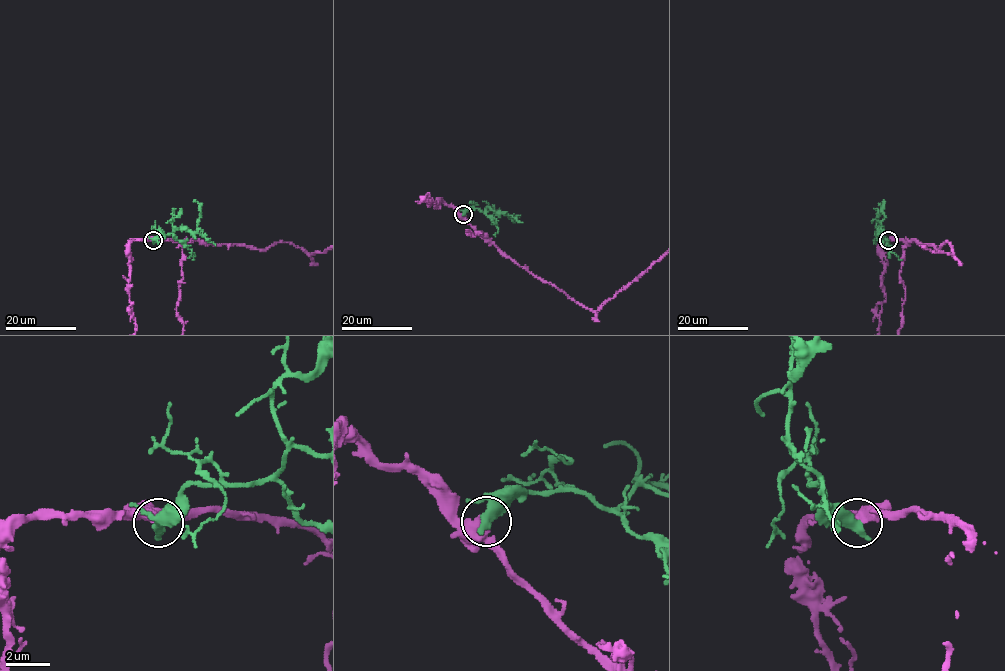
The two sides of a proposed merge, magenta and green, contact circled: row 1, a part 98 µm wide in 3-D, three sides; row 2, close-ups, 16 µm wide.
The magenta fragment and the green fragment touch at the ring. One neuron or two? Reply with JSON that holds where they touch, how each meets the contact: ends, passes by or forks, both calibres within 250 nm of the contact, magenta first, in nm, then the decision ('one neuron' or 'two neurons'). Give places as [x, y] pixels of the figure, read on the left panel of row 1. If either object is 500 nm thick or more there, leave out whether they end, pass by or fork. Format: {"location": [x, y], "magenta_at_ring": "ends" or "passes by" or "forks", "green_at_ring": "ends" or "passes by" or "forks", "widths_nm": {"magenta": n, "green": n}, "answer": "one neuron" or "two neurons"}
{"location": [153, 240], "widths_nm": {"magenta": 360, "green": 600}, "answer": "two neurons"}

